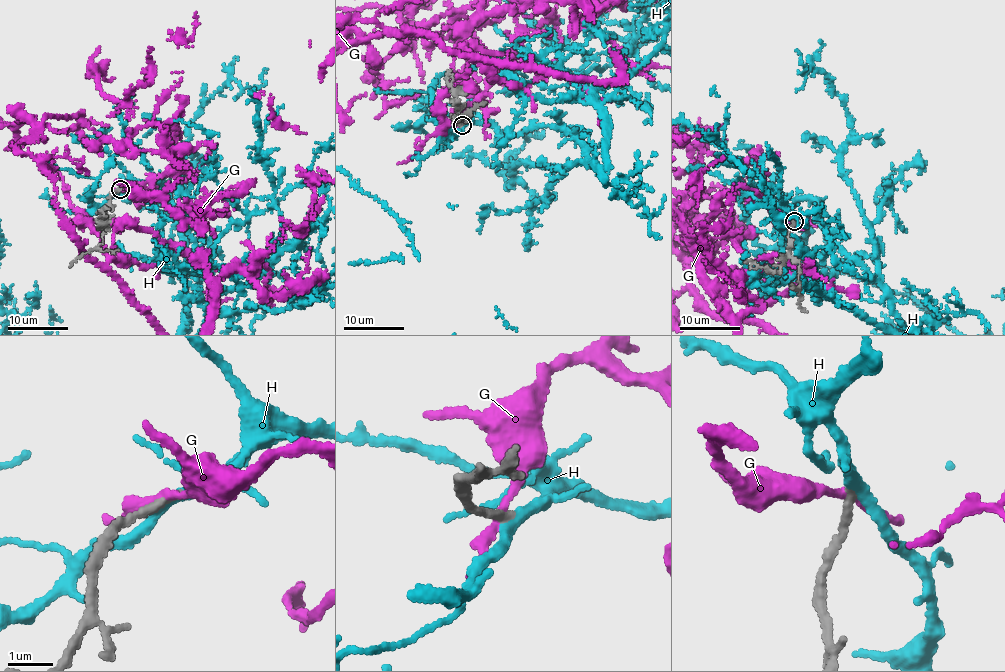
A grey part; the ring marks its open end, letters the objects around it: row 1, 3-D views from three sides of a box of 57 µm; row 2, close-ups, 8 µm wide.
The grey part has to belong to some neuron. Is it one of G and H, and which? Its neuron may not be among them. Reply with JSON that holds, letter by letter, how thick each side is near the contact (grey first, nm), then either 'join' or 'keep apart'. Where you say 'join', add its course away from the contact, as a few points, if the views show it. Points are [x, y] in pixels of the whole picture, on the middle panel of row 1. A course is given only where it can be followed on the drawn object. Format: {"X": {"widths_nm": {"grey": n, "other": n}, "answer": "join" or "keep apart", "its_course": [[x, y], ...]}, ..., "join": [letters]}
{"G": {"widths_nm": {"grey": 180, "other": 170}, "answer": "keep apart"}, "H": {"widths_nm": {"grey": 170, "other": 240}, "answer": "join"}, "join": ["H"]}

